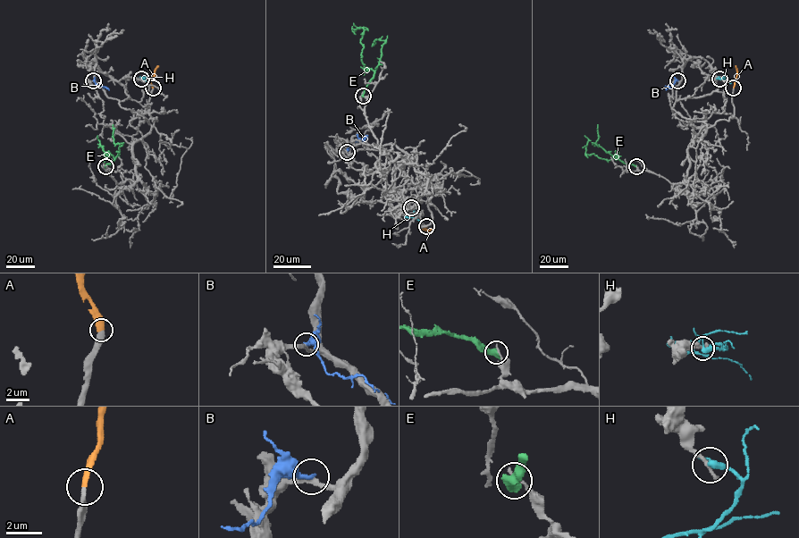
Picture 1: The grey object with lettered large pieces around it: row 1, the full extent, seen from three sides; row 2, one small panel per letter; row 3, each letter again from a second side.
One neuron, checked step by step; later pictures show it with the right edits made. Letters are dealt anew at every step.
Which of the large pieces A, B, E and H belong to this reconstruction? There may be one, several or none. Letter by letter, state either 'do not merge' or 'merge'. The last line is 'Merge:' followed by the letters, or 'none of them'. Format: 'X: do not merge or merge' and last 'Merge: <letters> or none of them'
A: merge
B: do not merge
E: do not merge
H: do not merge
Merge: A

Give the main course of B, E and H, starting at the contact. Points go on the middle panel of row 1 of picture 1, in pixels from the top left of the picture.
B: (346, 151), (354, 142), (367, 136)
E: (363, 96), (374, 71), (365, 71), (361, 60), (364, 29), (353, 31), (352, 26)
H: (411, 207), (414, 210), (408, 216), (421, 222)

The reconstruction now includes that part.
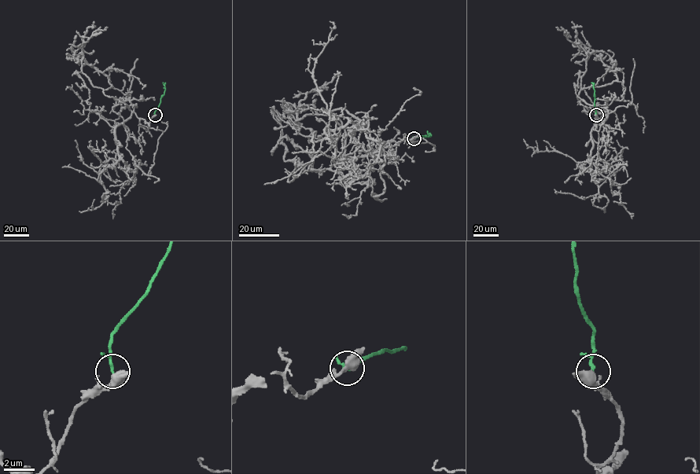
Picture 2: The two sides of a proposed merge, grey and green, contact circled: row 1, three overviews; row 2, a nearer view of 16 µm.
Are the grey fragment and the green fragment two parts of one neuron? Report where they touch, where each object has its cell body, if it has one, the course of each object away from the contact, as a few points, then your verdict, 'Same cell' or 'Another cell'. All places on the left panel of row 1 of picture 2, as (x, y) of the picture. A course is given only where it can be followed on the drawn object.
Place: (155, 115). Soma of grey: none. Soma of green: none. Course of grey: (155, 115), (147, 123), (133, 112), (124, 120), (113, 111), (126, 96), (107, 76), (75, 58), (75, 34). Course of green: (155, 115), (165, 90), (163, 82). Same cell

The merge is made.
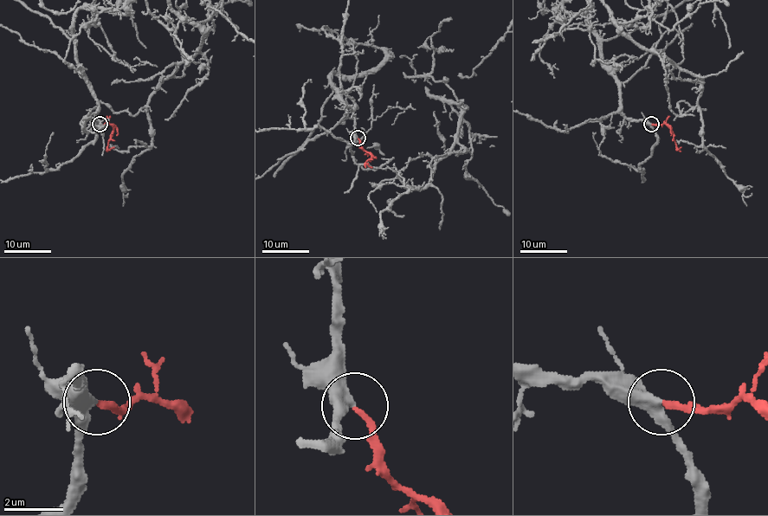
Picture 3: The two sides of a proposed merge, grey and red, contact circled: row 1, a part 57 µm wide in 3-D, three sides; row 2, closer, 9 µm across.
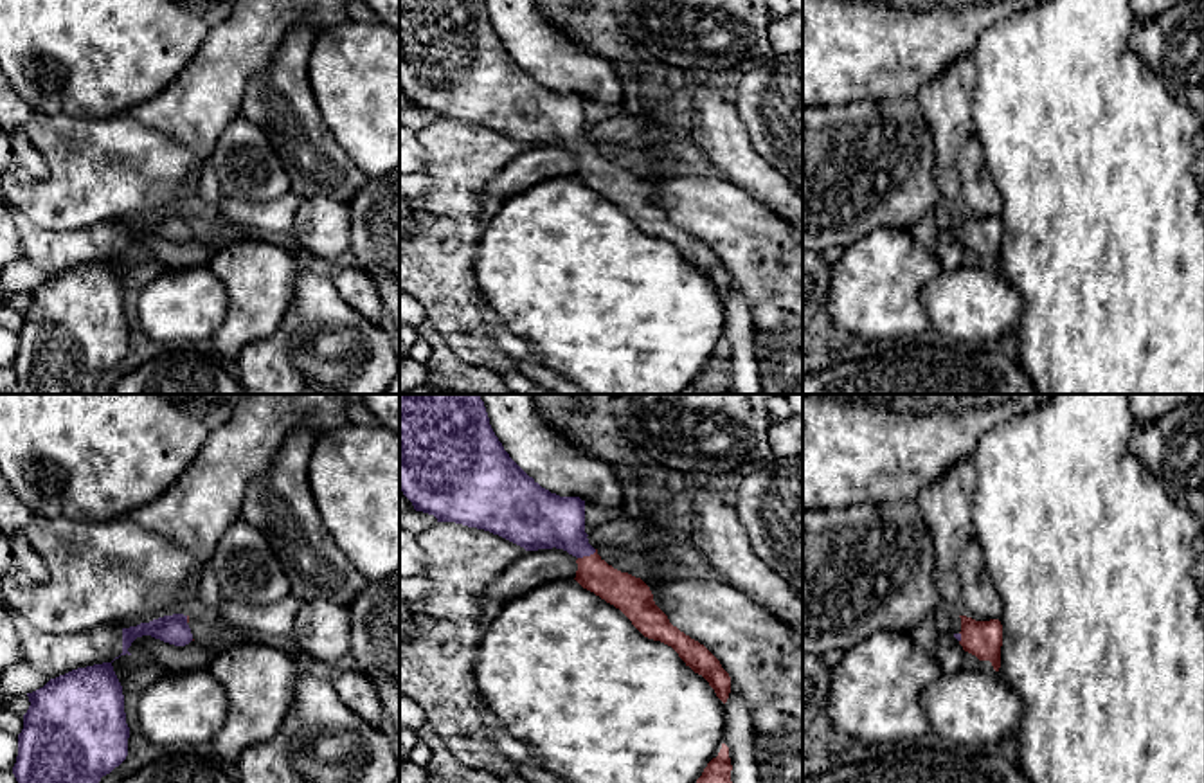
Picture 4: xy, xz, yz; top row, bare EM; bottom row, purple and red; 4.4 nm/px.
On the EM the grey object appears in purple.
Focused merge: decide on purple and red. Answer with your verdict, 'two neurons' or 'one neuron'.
one neuron

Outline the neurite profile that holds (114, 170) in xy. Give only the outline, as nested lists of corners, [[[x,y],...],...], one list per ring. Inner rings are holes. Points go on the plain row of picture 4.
[[[130,112],[103,119],[81,119],[36,113],[23,128],[31,144],[47,164],[47,176],[34,178],[25,169],[7,169],[0,175],[0,187],[20,220],[49,230],[77,230],[95,223],[130,225],[153,216],[185,211],[178,187],[194,167],[194,157],[180,142],[135,121]]]

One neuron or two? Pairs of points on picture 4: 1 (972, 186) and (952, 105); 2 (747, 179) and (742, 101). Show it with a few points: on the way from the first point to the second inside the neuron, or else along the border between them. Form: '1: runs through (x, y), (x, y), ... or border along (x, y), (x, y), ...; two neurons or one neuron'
1: border along (974, 134), (958, 155), (960, 188); two neurons
2: border along (731, 99), (751, 144), (765, 159); two neurons

